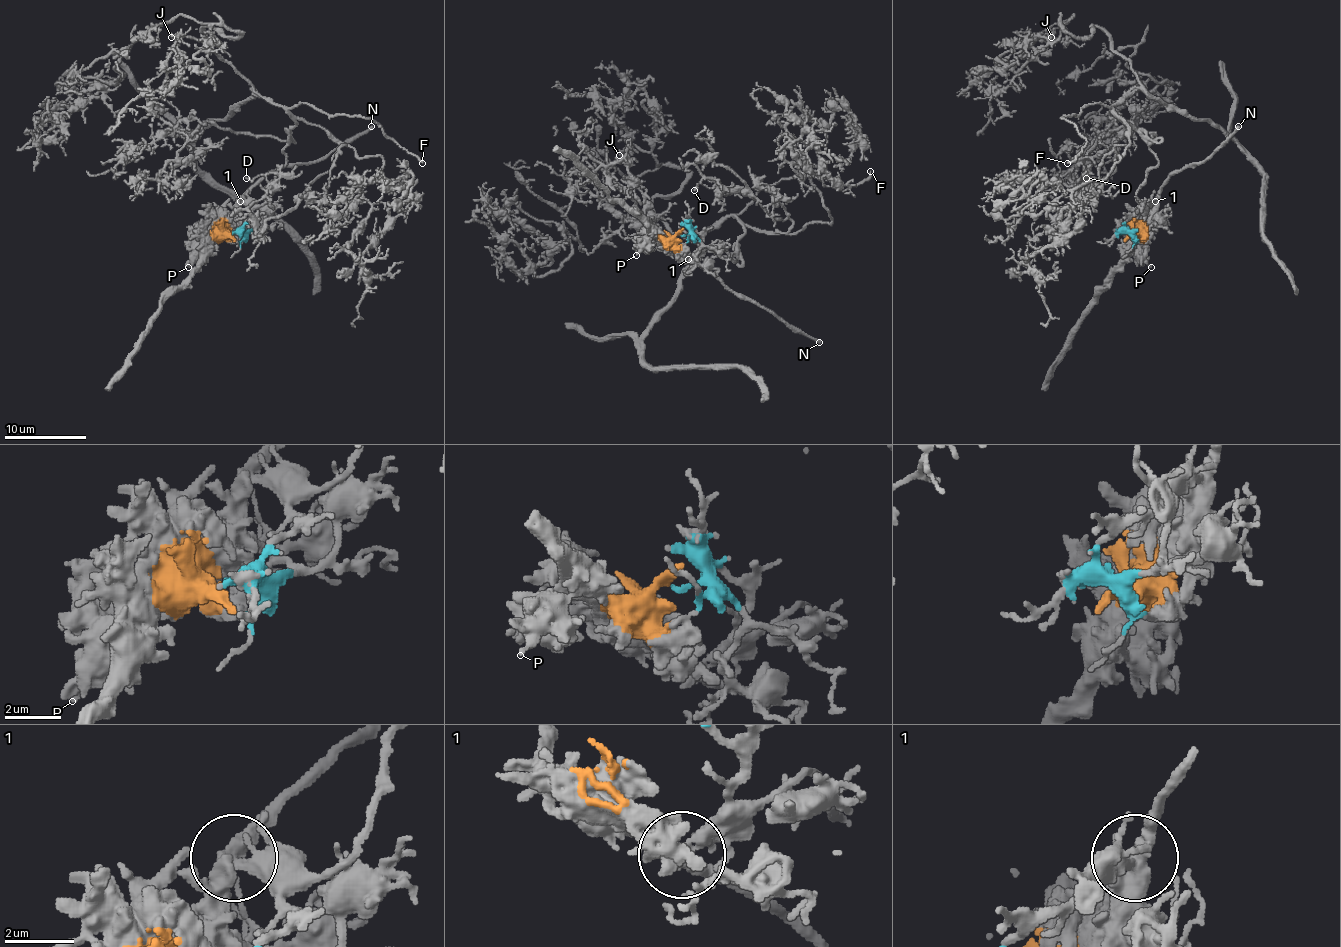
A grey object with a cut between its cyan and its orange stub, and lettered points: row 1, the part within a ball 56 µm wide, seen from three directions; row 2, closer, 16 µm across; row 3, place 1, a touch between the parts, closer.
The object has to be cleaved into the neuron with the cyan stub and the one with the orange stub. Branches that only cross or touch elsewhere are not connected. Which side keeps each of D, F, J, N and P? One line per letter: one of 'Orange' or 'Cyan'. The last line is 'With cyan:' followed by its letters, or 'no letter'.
D: Cyan
F: Cyan
J: Cyan
N: Orange
P: Orange
With cyan: D, F, J

